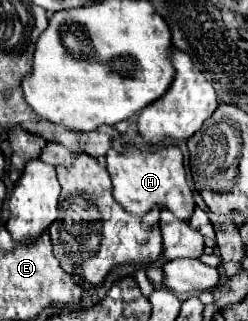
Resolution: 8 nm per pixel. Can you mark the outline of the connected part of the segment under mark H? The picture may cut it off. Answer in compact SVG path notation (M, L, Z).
M126 145L122 151L110 149L106 153L106 167L114 185L114 199L126 207L130 213L144 215L150 207L168 207L178 219L190 219L194 211L192 191L188 187L182 151L176 145L158 147L154 151L140 149L136 145Z

